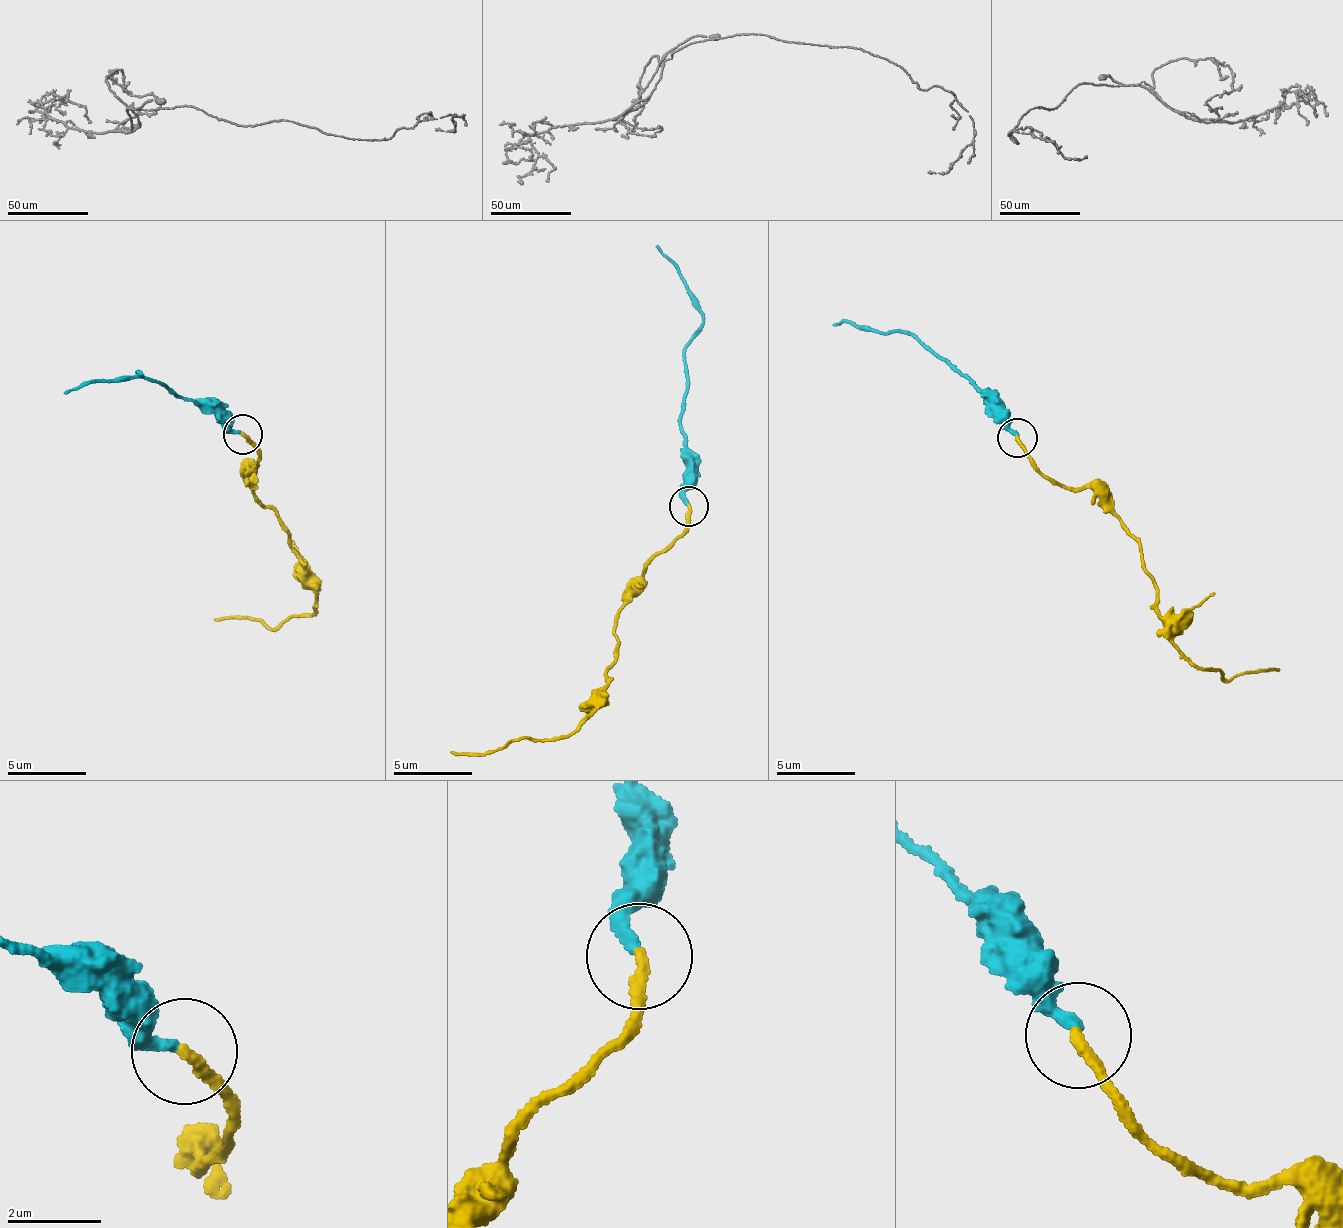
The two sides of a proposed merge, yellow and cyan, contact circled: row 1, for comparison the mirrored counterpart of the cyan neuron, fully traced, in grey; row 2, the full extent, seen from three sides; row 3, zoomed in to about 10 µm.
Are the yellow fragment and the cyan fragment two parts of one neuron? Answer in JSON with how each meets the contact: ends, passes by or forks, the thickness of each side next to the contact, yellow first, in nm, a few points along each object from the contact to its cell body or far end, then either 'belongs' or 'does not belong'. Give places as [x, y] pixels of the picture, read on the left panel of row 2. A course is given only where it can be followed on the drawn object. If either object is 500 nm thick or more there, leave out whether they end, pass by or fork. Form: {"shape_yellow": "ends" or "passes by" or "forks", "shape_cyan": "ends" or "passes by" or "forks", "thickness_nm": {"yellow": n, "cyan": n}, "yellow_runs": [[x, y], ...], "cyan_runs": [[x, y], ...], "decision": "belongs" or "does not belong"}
{"shape_yellow": "ends", "shape_cyan": "ends", "thickness_nm": {"yellow": 260, "cyan": 280}, "yellow_runs": [[243, 433], [259, 460], [249, 473], [263, 507], [285, 529], [319, 602], [275, 628], [213, 617]], "cyan_runs": [[240, 433], [139, 374], [65, 392]], "decision": "belongs"}

